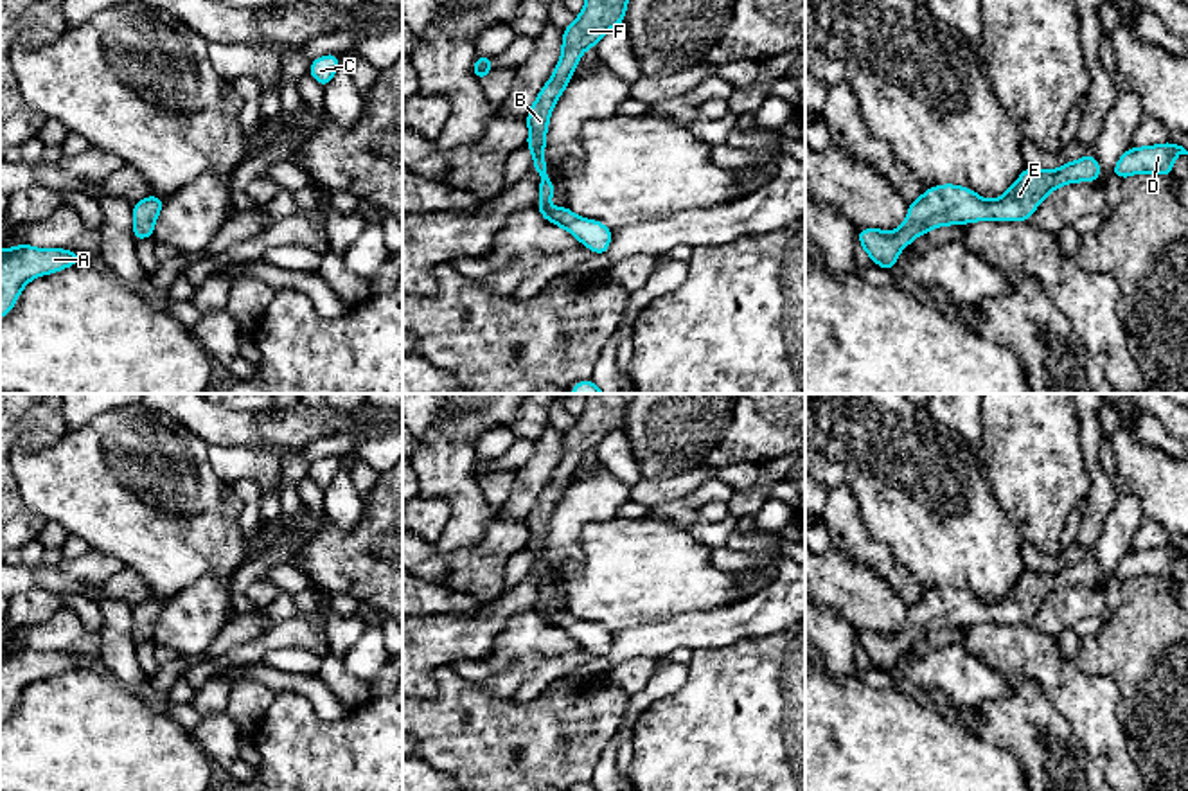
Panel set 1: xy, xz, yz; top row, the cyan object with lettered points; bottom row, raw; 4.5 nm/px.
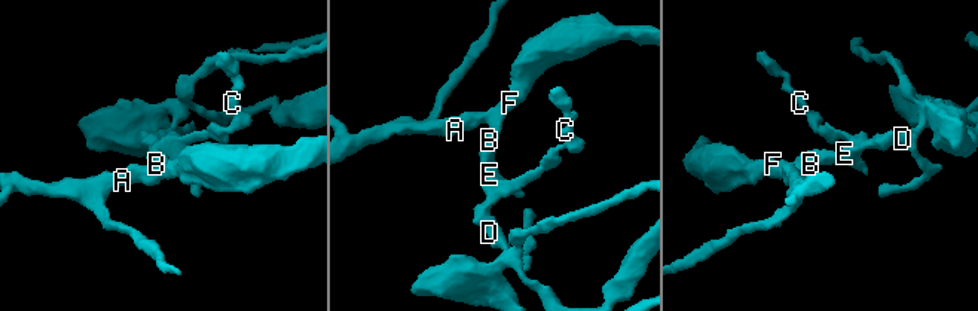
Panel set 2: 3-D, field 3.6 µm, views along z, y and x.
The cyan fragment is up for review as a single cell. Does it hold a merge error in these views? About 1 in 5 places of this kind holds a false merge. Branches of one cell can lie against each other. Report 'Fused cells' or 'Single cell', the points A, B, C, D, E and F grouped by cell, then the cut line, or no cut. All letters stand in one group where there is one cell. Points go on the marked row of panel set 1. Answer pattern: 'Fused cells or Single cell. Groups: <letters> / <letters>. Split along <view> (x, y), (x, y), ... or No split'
Single cell. Groups: A B C D E F. No split

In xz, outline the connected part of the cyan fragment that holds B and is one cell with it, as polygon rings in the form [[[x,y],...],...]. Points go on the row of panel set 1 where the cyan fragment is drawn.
[[[586,0],[586,5],[575,22],[563,31],[563,52],[554,76],[539,92],[530,111],[527,149],[534,155],[532,169],[541,174],[537,210],[557,227],[570,230],[581,244],[598,255],[606,255],[613,232],[600,221],[577,218],[568,207],[550,209],[548,200],[555,194],[545,162],[546,128],[552,110],[572,81],[572,72],[579,65],[581,54],[597,47],[602,36],[615,25],[624,23],[625,5],[629,0]]]

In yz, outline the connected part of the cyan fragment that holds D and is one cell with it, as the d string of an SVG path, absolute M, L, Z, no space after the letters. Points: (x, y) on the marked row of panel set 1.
M1157 144L1147 147L1129 147L1116 162L1113 174L1120 180L1138 173L1159 173L1165 178L1172 178L1172 160L1188 151L1179 144Z

